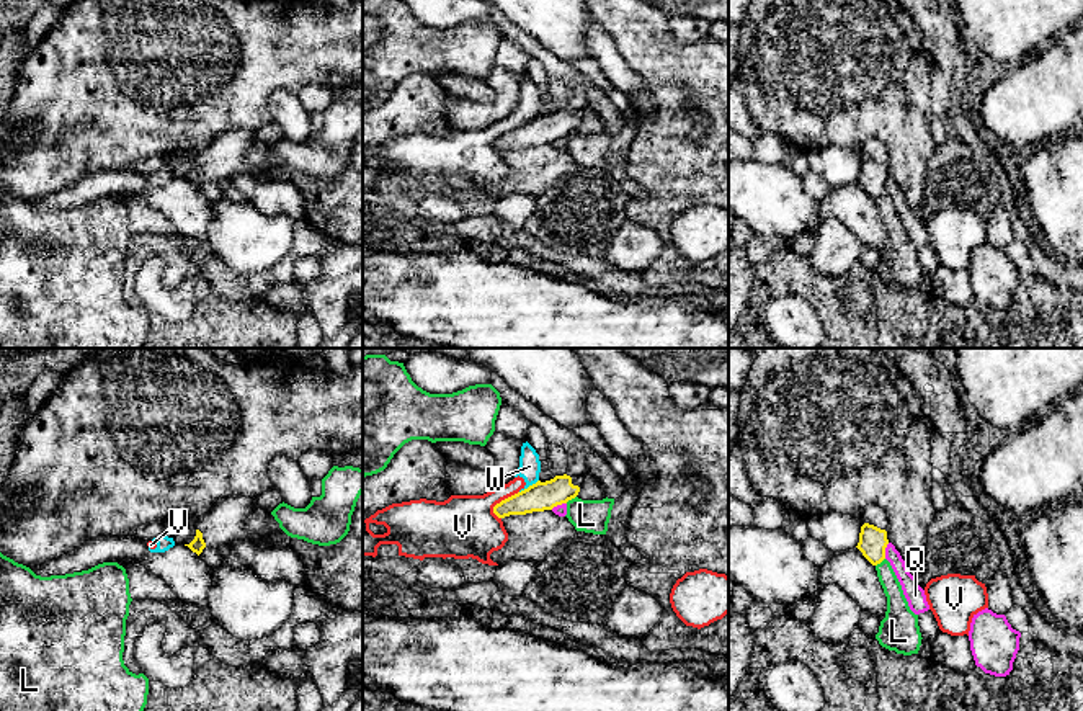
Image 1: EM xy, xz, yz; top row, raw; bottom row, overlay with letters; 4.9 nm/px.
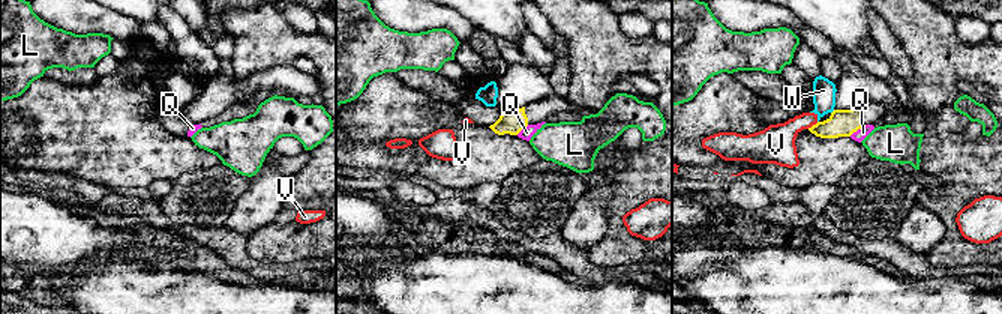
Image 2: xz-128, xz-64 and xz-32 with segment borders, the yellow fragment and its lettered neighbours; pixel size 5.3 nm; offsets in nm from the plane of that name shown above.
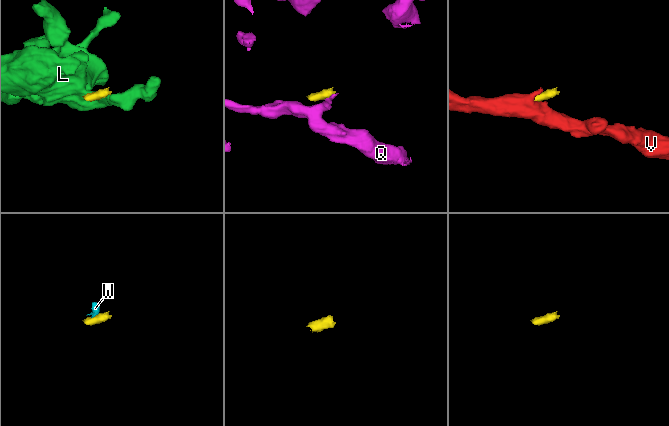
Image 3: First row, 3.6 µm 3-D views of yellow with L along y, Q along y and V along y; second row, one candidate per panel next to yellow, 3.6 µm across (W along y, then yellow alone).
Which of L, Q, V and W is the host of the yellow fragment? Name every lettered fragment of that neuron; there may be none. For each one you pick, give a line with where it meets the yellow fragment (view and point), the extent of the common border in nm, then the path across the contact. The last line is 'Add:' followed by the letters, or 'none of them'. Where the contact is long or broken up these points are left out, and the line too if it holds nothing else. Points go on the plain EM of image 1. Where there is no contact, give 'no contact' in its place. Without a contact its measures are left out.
Add: none of them

